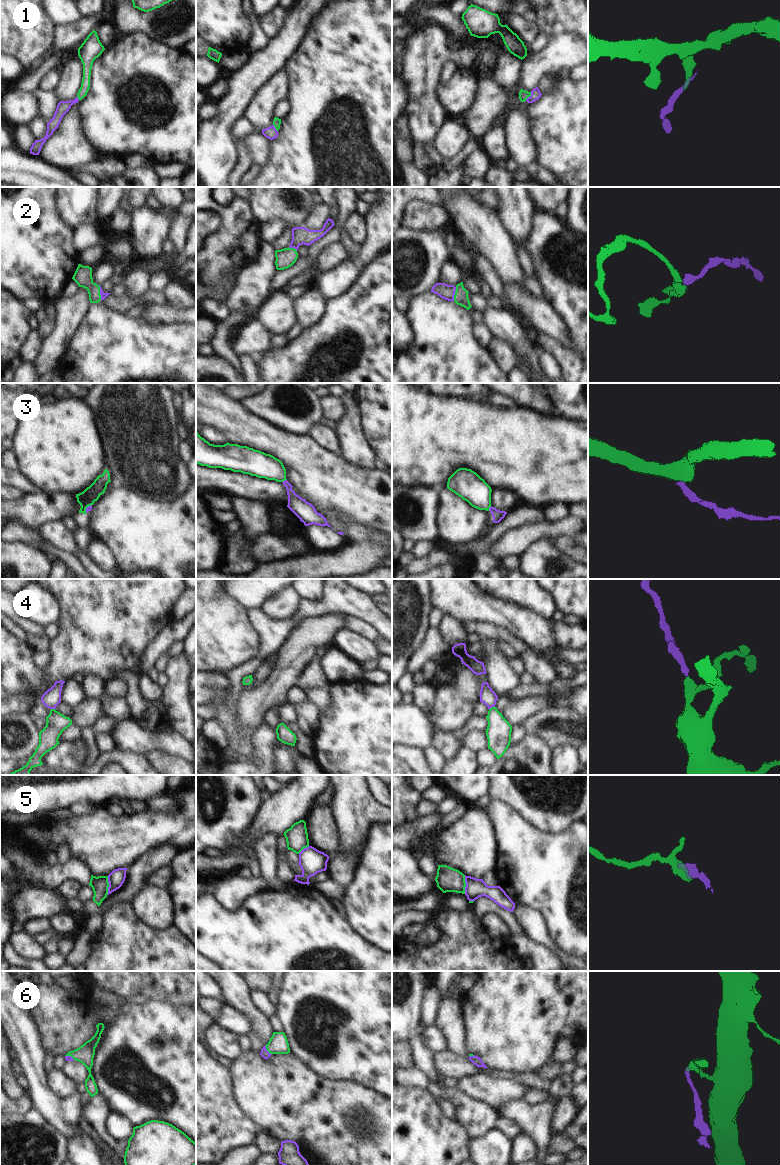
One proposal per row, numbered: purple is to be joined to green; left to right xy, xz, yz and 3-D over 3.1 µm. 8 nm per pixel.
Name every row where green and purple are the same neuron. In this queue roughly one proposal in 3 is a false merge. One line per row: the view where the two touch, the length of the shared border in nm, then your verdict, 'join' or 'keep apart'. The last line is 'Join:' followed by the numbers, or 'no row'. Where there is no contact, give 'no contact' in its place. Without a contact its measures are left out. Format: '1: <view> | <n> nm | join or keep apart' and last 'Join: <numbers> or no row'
1: yz | 90 nm | keep apart
2: xy | 130 nm | join
3: xz | 50 nm | keep apart
4: yz | 50 nm | join
5: xy | 150 nm | keep apart
6: xz | 90 nm | join
Join: 2, 4, 6

